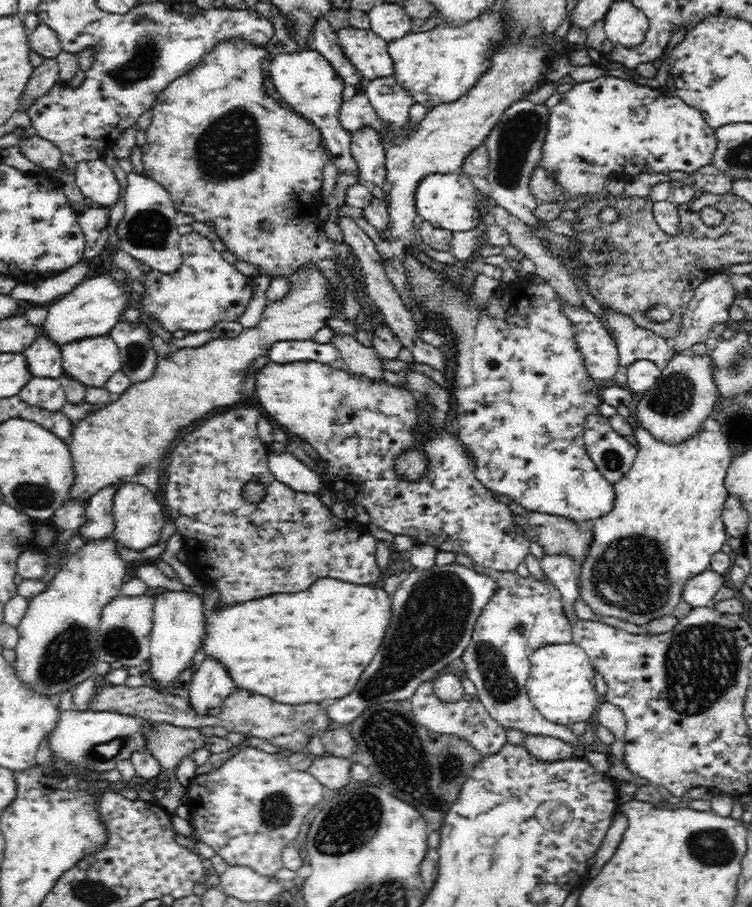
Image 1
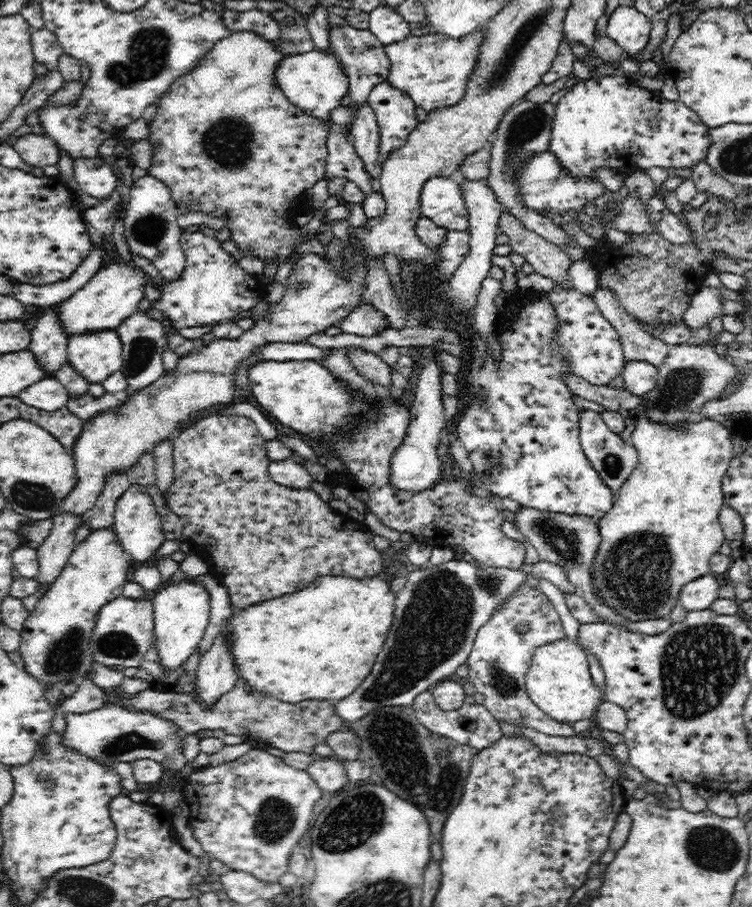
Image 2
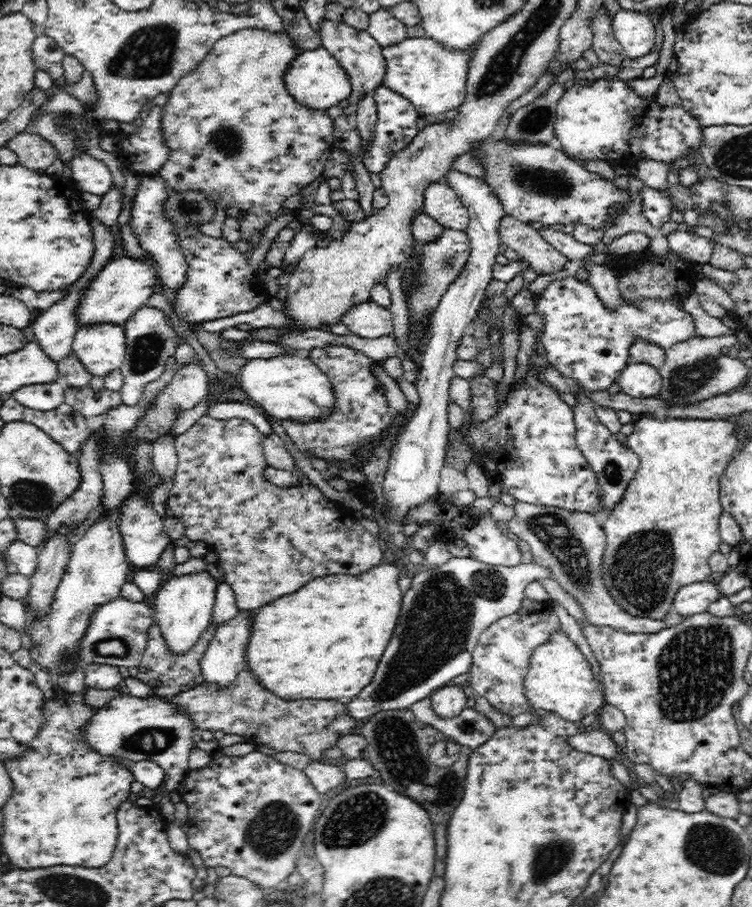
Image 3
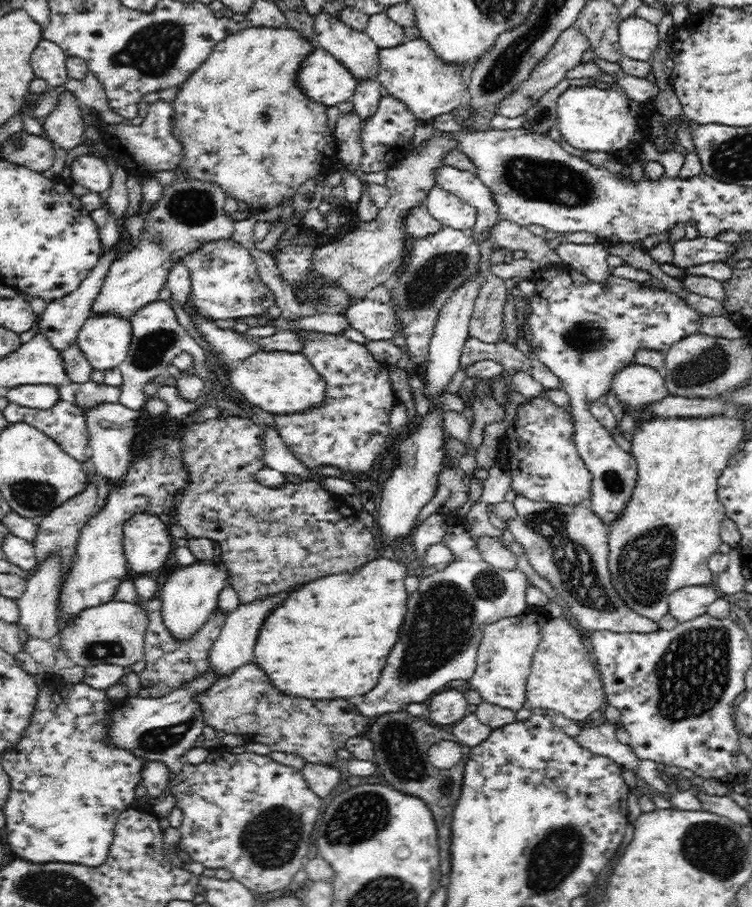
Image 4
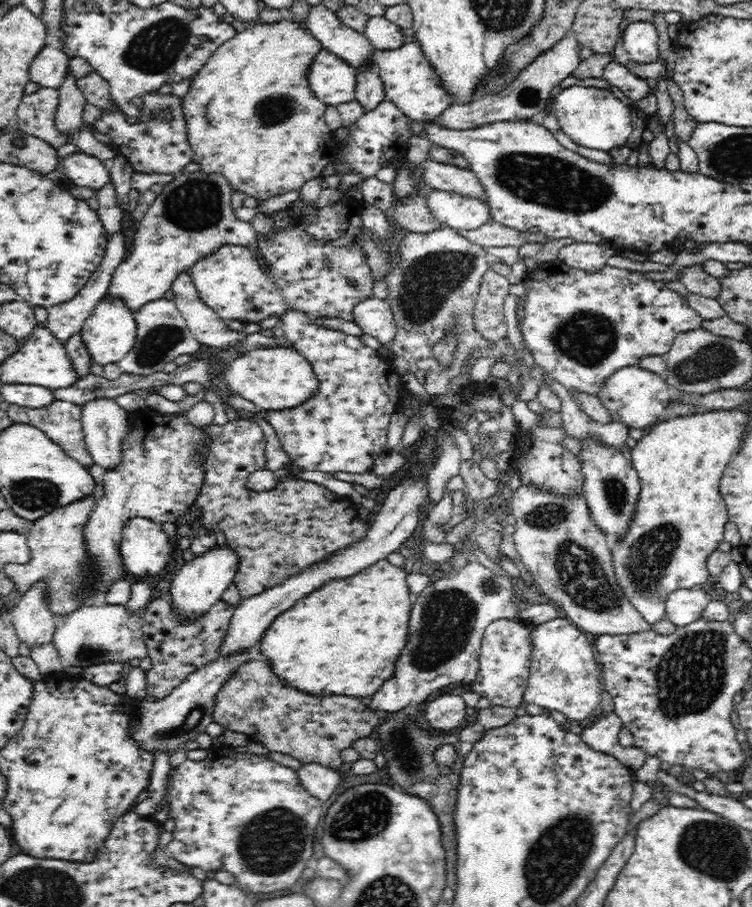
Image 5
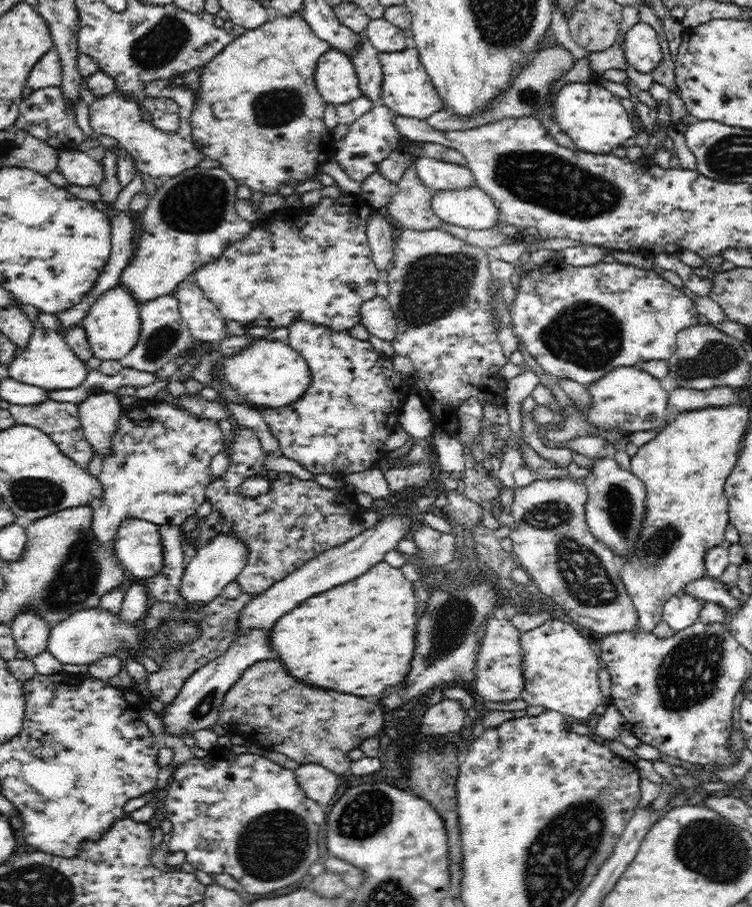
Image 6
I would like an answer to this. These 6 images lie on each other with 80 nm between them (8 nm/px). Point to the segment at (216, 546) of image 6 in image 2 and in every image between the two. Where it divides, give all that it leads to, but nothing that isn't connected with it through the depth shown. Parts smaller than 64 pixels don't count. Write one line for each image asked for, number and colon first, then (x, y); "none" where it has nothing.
2: (181, 610)
3: (183, 606)
4: (189, 596)
5: (198, 584)

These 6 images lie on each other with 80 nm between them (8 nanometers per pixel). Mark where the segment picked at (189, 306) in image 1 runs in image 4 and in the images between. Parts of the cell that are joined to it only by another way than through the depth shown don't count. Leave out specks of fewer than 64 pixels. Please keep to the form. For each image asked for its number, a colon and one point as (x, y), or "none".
2: (213, 288)
3: (219, 283)
4: (225, 284)

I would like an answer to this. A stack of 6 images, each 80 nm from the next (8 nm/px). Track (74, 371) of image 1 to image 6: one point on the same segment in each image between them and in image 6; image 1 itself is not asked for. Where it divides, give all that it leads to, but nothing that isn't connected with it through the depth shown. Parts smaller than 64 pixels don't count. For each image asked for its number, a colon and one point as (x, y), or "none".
2: (96, 356)
3: (100, 349)
4: (104, 340)
5: (109, 333)
6: (112, 324)

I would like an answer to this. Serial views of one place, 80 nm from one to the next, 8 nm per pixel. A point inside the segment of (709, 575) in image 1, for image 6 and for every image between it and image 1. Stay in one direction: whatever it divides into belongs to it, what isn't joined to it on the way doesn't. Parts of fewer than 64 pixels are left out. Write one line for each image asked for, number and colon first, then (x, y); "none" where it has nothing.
2: (698, 595)
3: (695, 598)
4: (686, 603)
5: (685, 606)
6: (679, 612)

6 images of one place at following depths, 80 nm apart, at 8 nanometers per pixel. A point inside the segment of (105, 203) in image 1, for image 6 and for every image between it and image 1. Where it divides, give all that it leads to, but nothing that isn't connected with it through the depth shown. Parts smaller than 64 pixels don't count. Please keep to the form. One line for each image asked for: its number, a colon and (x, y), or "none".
2: (95, 177)
3: (91, 175)
4: (93, 173)
5: (85, 170)
6: (78, 167)

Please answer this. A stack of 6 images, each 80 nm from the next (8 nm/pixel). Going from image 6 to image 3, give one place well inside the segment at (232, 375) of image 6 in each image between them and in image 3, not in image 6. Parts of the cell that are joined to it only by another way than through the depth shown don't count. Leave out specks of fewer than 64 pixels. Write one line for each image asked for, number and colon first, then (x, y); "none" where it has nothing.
3: (293, 388)
4: (279, 382)
5: (276, 378)

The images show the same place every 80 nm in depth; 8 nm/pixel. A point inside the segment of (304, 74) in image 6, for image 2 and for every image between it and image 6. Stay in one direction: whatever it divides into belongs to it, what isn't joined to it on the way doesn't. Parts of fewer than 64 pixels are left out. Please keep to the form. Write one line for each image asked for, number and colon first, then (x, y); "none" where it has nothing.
2: (226, 140)
3: (232, 131)
4: (243, 123)
5: (250, 116)

